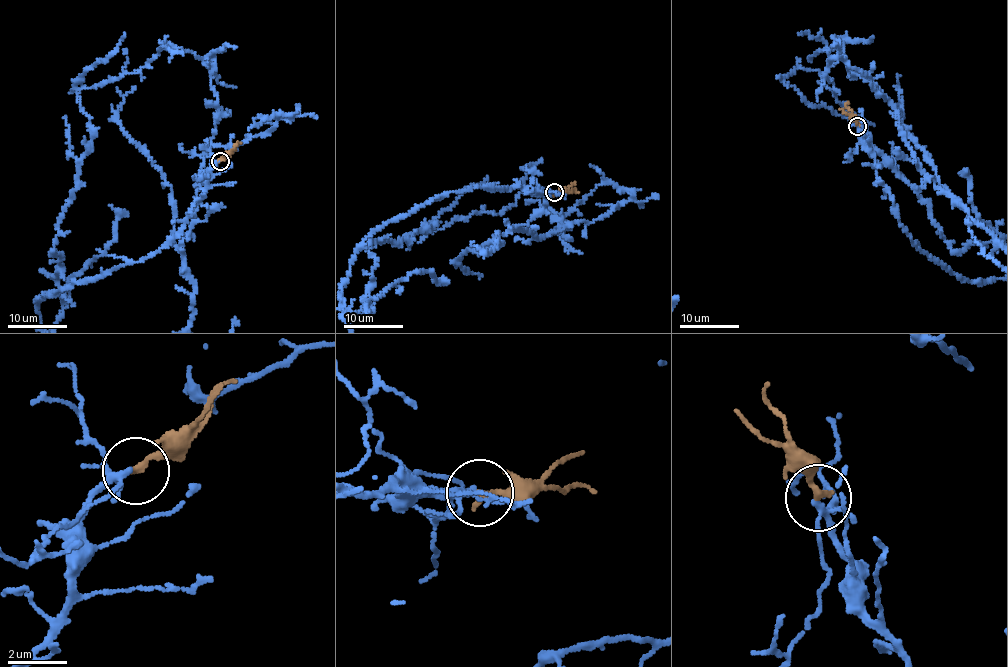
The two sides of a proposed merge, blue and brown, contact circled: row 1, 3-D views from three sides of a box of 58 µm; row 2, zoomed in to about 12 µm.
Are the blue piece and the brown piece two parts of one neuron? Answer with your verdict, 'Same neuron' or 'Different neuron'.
Different neuron

